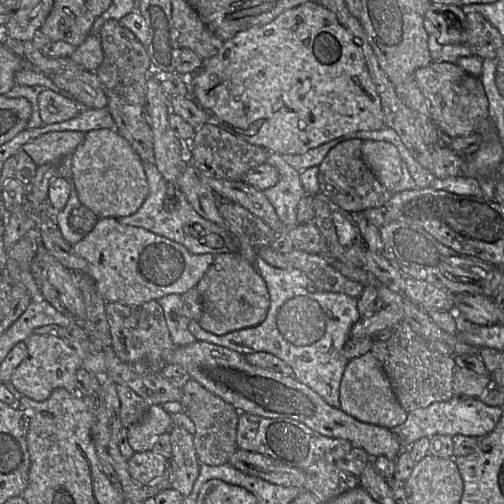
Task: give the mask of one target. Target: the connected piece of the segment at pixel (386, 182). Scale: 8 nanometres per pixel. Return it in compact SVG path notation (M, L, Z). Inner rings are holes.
M364 140L361 153L364 163L378 181L392 193L406 169L398 149L386 141Z

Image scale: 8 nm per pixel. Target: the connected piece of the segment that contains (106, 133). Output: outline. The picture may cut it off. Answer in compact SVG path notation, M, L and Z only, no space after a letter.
M113 128L85 133L83 142L71 155L71 182L82 205L98 218L120 218L138 211L148 196L149 186L143 164L129 142Z

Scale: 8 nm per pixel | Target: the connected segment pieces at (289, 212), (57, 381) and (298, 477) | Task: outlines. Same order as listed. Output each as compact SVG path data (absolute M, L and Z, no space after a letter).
M269 153L266 163L274 166L278 170L279 179L277 184L263 190L263 192L275 208L275 211L285 229L291 229L299 224L297 221L297 205L300 200L305 195L314 195L319 193L318 167L314 166L298 172L288 166L288 164L282 159L281 155L277 153Z
M32 334L25 343L27 355L13 372L11 383L23 396L32 400L43 402L58 388L78 394L76 372L81 368L98 377L104 377L106 374L104 350L94 350L90 355L82 358L64 339L52 335Z
M237 449L230 457L228 464L247 475L285 487L302 488L306 481L303 471L269 456L243 449Z

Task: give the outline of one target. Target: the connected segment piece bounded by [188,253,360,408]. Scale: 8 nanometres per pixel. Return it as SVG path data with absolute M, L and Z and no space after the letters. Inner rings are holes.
M258 253L254 267L264 279L270 297L267 316L262 323L218 336L205 331L191 319L188 330L198 341L243 355L267 352L280 358L291 366L295 379L309 386L330 406L339 408L340 384L348 363L342 349L350 337L351 327L360 318L357 299L344 293L318 291L303 271L272 266Z

